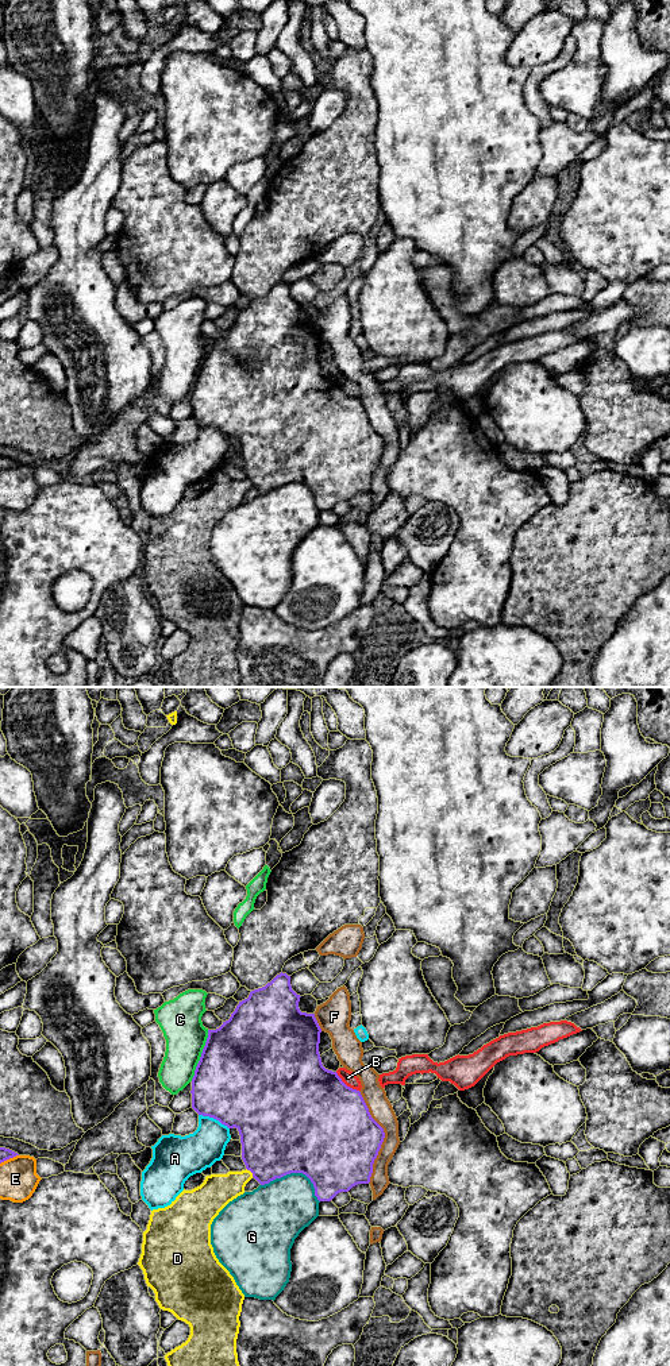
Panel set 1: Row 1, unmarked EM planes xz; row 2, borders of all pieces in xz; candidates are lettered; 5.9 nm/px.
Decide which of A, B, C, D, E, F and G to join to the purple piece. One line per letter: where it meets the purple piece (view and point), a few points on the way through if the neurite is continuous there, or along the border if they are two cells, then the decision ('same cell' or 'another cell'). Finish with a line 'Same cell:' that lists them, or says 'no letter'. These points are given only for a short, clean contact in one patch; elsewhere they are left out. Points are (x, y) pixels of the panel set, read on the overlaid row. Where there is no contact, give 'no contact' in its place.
A: meets purple in xz at (214, 1118); another cell
B: meets purple in xz at (345, 1084); border along xz (335, 1072), (347, 1085), (358, 1091); another cell
C: meets purple in xz at (201, 1056); another cell
D: meets purple in xz at (250, 1170); another cell
E: meets purple in xz at (8, 1158); another cell
F: meets purple in xz at (384, 1137); another cell
G: meets purple in xz at (296, 1172); another cell
Same cell: no letter

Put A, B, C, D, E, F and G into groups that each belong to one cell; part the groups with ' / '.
A / B / C / D / E / F / G

